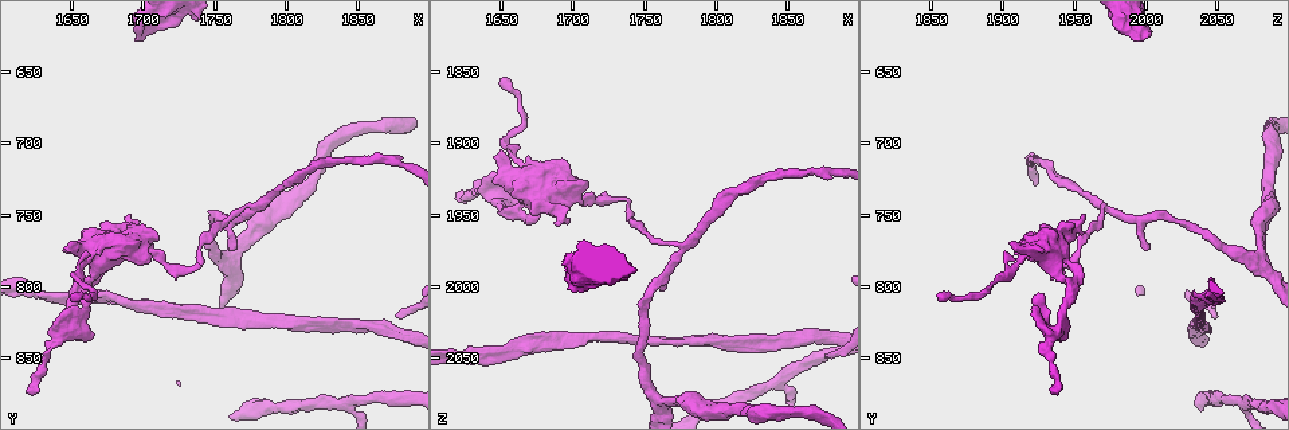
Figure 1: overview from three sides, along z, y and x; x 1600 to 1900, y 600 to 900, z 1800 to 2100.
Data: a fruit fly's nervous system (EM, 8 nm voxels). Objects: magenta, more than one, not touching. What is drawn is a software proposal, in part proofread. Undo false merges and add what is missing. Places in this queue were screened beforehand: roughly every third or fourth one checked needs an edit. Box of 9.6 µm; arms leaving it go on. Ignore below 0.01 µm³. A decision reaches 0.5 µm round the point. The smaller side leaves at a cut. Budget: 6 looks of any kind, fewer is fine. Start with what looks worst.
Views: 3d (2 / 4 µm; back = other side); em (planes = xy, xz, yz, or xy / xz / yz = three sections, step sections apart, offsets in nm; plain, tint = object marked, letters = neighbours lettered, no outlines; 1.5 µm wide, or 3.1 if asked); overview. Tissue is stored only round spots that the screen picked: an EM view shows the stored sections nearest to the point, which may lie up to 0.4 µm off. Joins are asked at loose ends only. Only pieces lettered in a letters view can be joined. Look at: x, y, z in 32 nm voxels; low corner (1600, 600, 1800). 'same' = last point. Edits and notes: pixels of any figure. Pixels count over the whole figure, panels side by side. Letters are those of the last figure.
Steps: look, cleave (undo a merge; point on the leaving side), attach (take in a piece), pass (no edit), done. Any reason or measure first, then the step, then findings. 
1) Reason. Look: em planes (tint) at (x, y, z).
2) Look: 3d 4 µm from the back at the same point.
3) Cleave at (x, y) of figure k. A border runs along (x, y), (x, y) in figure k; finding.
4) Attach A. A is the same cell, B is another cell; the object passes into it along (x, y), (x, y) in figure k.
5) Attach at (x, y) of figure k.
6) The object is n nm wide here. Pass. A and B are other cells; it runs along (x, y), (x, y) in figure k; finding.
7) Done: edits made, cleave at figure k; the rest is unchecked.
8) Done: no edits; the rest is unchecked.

Look: em planes (plain) at (1774, 744, 1972).

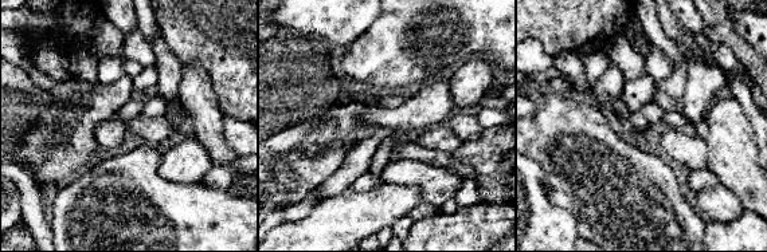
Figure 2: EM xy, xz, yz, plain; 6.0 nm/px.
See the neighbours. Look: em planes (letters) at the same point.

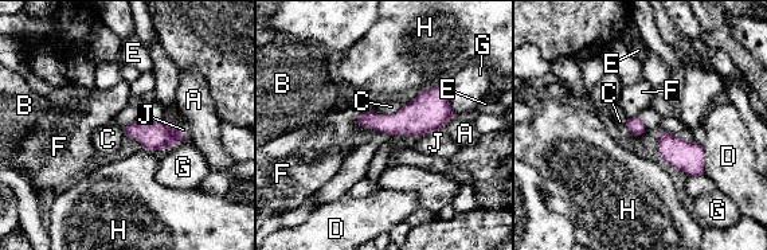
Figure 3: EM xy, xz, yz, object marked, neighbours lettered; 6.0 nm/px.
Pass. A, B, C, D, E, F, G, H and J are other cells; a border runs along (404, 104), (388, 113), (371, 109) in figure 3; continuous, no second neuron.

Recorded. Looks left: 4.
Branch stops here. Look: em planes (letters) at (1702, 624, 2002).

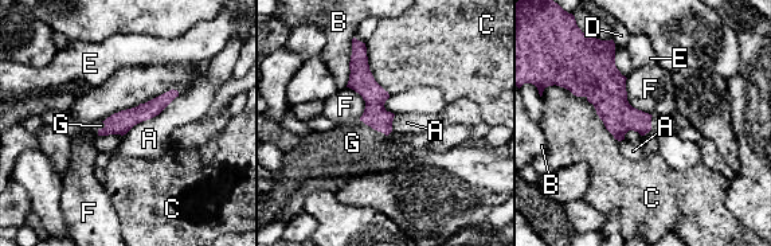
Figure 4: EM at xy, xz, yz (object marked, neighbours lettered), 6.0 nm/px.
The longest contact is with F, 500 nm. Attach G. G is the same cell, A, B, C, D, E and F are other cells; the object passes into it along (375, 114), (372, 128), (352, 143) in figure 4; it goes on there.

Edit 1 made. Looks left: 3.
Narrows sharply. Look: 3d 4 µm at (1706, 774, 1936).

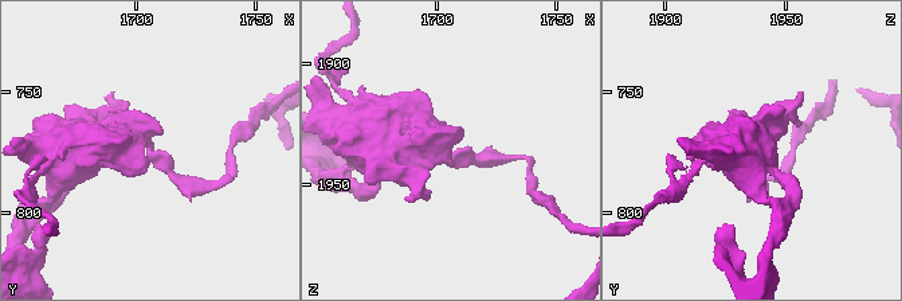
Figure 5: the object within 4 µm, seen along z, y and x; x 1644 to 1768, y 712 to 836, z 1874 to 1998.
Shape alone is not enough. Look: em yz step 4 (tint) at (1706, 776, 1939).

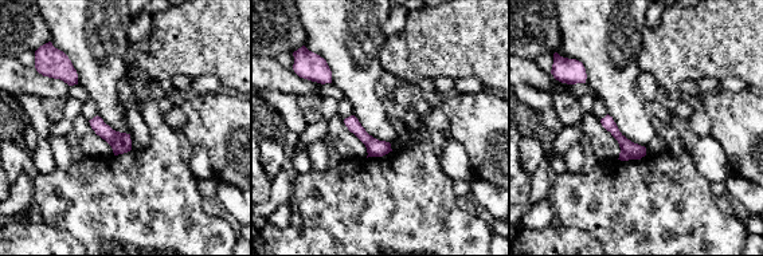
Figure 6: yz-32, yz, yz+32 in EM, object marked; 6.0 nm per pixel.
Another direction. Look: em planes (letters) at the same point.

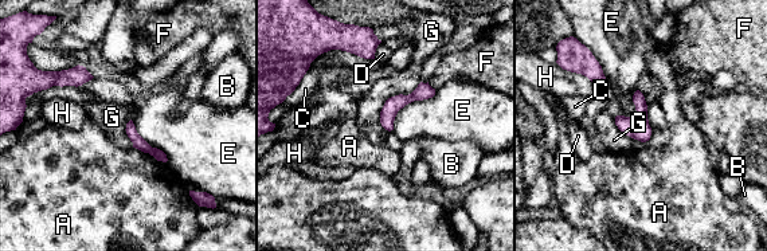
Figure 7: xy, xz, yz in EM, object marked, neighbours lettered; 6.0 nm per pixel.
Pass. A, B, C, D, E, F, G and H are other cells; it runs along (431, 91), (402, 99), (384, 122) in figure 7; continuous, no second neuron.

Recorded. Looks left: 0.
Done: edits made, attach at figure 4; the rest is unchecked.

